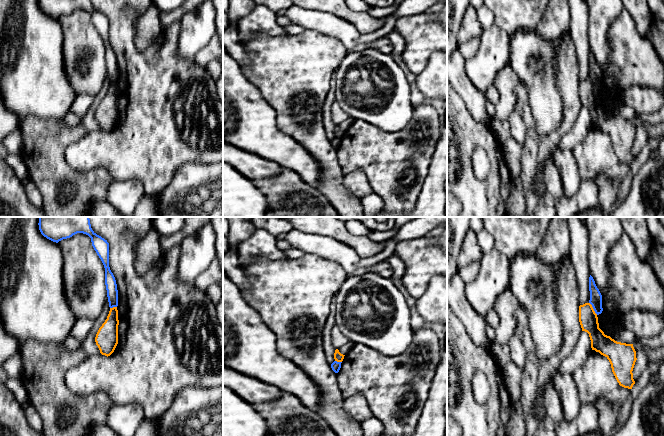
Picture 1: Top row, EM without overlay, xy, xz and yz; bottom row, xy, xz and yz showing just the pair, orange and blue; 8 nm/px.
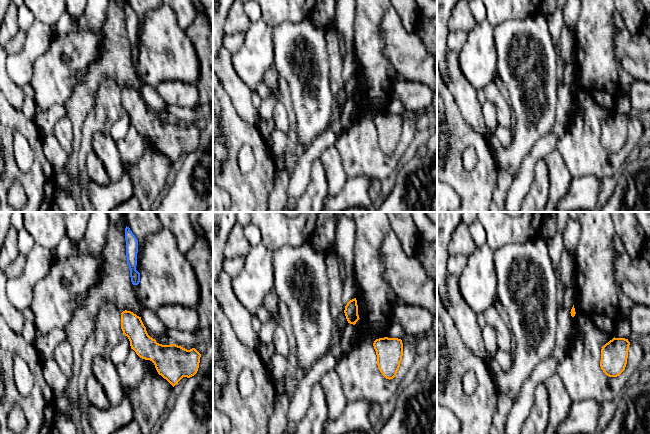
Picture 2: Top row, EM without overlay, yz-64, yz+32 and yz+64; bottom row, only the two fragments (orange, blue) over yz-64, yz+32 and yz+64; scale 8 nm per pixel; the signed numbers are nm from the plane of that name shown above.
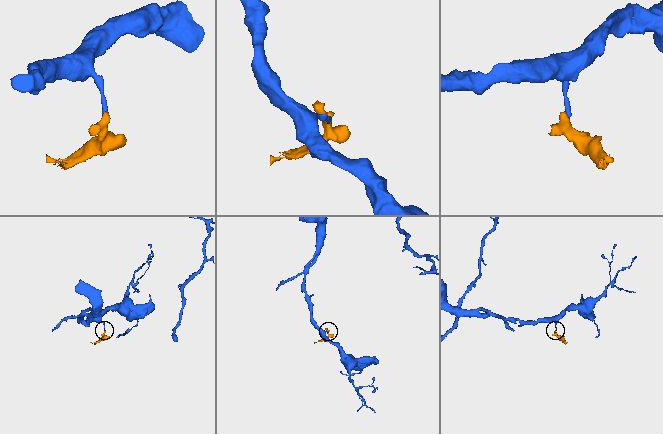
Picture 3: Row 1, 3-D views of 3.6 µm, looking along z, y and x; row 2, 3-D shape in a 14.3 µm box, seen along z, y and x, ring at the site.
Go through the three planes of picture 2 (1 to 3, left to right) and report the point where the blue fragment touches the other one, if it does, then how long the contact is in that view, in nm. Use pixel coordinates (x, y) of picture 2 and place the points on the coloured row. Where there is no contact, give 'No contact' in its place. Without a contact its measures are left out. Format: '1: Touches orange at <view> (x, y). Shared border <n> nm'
1: No contact
2: No contact
3: No contact

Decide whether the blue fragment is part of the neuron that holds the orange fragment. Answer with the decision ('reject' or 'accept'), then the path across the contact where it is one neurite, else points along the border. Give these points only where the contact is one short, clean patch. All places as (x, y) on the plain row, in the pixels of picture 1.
reject; border yz (589, 78), (597, 90)

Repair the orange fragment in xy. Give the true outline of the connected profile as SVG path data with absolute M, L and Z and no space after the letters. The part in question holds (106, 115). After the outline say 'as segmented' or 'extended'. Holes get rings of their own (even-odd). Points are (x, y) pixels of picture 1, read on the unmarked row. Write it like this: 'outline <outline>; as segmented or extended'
outline M117 83L110 84L107 95L99 104L95 118L100 129L105 132L110 132L118 120L118 86Z; as segmented

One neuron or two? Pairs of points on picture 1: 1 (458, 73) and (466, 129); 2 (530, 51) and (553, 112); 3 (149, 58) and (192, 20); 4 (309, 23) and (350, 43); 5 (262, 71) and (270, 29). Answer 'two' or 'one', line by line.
1: two
2: one
3: two
4: one
5: two

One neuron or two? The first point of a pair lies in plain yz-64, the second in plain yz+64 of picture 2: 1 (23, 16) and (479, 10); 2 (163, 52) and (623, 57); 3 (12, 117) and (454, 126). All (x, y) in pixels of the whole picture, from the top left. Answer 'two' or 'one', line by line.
1: one
2: one
3: one

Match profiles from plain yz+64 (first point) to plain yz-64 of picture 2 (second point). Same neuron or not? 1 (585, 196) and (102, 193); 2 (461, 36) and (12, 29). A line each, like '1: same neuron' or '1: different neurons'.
1: same neuron
2: different neurons

